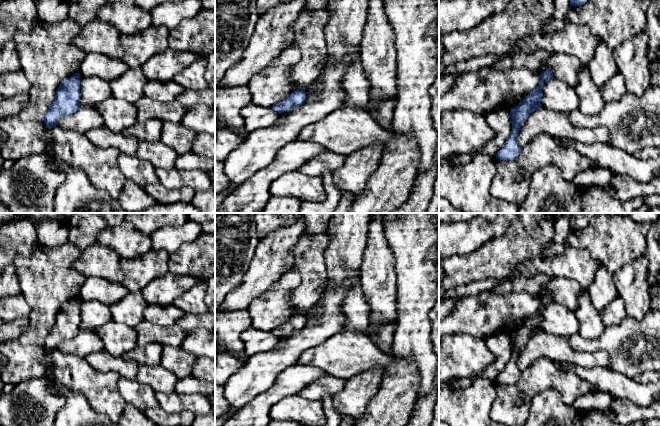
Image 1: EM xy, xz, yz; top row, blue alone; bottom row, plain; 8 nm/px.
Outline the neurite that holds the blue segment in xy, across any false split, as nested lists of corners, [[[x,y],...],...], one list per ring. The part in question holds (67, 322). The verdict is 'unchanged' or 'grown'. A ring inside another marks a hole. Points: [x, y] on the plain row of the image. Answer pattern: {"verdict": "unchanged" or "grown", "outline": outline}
{"verdict": "unchanged", "outline": [[[79,296],[71,302],[63,304],[55,319],[55,323],[43,341],[43,345],[48,352],[58,349],[61,341],[67,341],[75,337],[80,332],[80,305]]]}

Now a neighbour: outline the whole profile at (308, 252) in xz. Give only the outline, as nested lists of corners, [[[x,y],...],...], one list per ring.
[[[328,231],[303,233],[291,250],[294,260],[287,270],[298,271],[301,283],[291,291],[288,303],[299,314],[305,314],[322,297],[323,287],[327,283],[324,253],[329,243]]]

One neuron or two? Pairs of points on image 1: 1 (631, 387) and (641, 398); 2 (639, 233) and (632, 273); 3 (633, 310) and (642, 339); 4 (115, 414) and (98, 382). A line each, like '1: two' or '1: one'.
1: one
2: two
3: two
4: one

